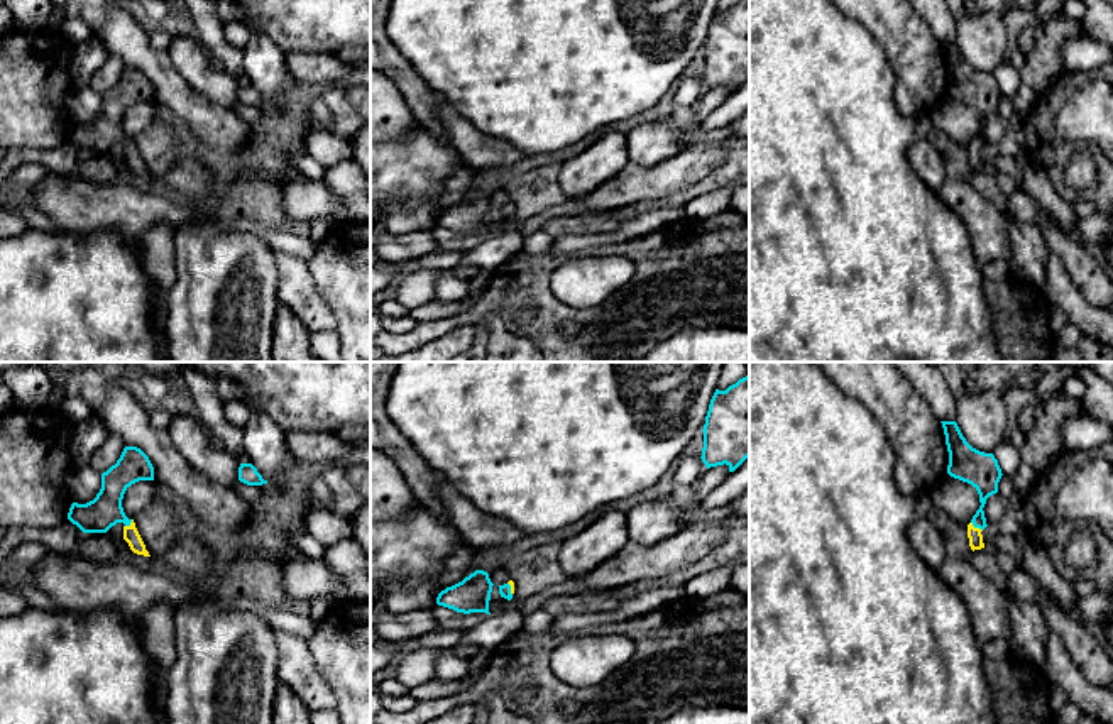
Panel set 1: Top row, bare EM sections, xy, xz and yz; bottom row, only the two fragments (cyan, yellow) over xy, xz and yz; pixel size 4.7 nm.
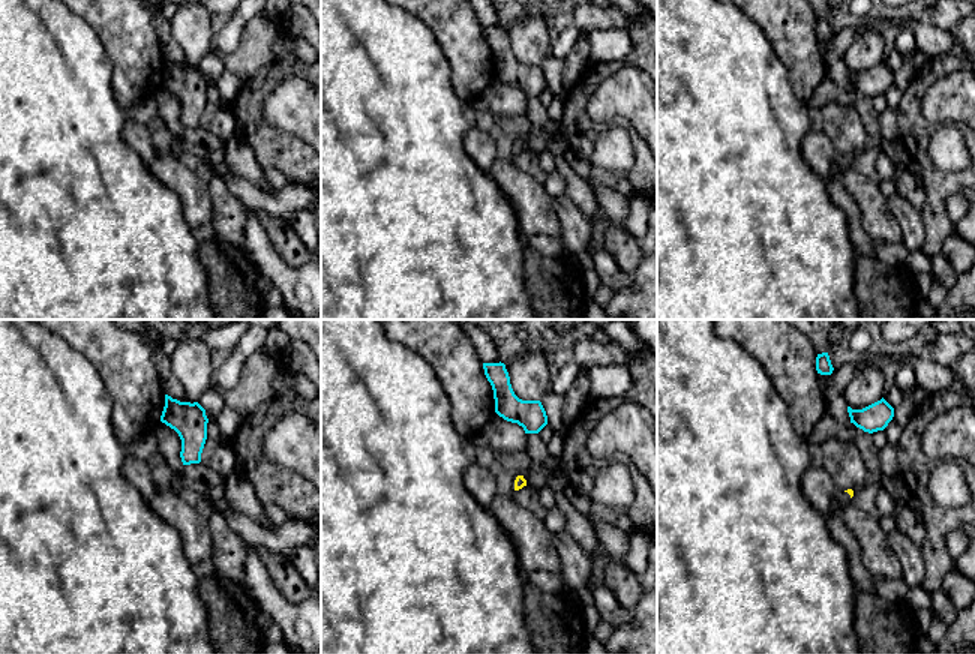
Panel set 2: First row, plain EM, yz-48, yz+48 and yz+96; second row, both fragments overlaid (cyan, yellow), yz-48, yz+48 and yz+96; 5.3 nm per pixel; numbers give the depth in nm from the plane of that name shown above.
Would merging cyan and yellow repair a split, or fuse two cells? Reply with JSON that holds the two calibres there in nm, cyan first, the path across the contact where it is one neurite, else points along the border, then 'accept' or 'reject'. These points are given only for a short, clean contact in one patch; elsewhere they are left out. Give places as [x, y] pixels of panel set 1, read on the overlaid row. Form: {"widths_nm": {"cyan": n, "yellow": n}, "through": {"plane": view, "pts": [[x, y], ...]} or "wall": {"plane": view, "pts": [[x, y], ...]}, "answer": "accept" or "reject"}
{"widths_nm": {"cyan": 140, "yellow": 70}, "through": {"plane": "yz", "pts": [[981, 474], [983, 504], [976, 526], [975, 535]]}, "answer": "accept"}

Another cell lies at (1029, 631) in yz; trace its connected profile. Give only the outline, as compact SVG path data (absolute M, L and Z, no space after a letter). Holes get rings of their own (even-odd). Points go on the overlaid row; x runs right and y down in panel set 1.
M1008 595L1008 619L1012 626L1010 646L1015 656L1044 668L1050 629L1039 604Z

